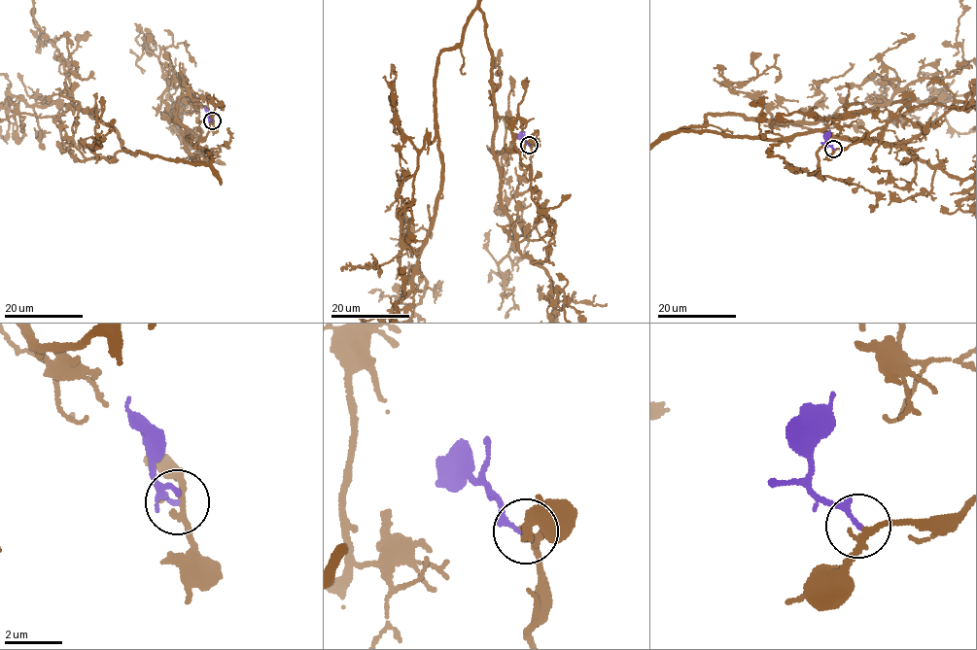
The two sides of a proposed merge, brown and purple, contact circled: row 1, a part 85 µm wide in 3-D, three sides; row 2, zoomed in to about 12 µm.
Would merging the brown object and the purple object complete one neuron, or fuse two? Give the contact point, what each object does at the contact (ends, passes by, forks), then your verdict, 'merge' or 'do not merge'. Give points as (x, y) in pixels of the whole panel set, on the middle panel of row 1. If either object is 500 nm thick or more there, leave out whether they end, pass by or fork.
place (529, 145); brown passes by; purple ends; merge

